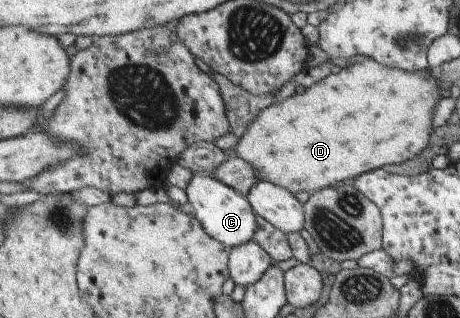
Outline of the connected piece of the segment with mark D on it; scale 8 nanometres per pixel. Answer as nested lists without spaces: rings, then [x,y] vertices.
[[[367,57],[366,60],[355,62],[335,75],[328,75],[314,86],[305,89],[303,93],[296,92],[288,100],[283,103],[276,103],[265,108],[245,131],[245,134],[238,138],[238,144],[234,149],[238,156],[253,164],[258,170],[261,180],[267,180],[274,184],[290,189],[294,194],[298,192],[308,192],[313,194],[328,187],[334,187],[338,184],[352,182],[360,175],[367,172],[380,169],[381,166],[390,166],[390,164],[399,164],[410,158],[416,158],[418,154],[422,154],[428,148],[430,136],[432,136],[432,122],[434,122],[434,114],[436,114],[436,106],[442,98],[442,88],[440,88],[440,77],[437,70],[432,68],[420,72],[410,72],[406,69],[391,67],[390,65],[380,64],[377,60]]]

